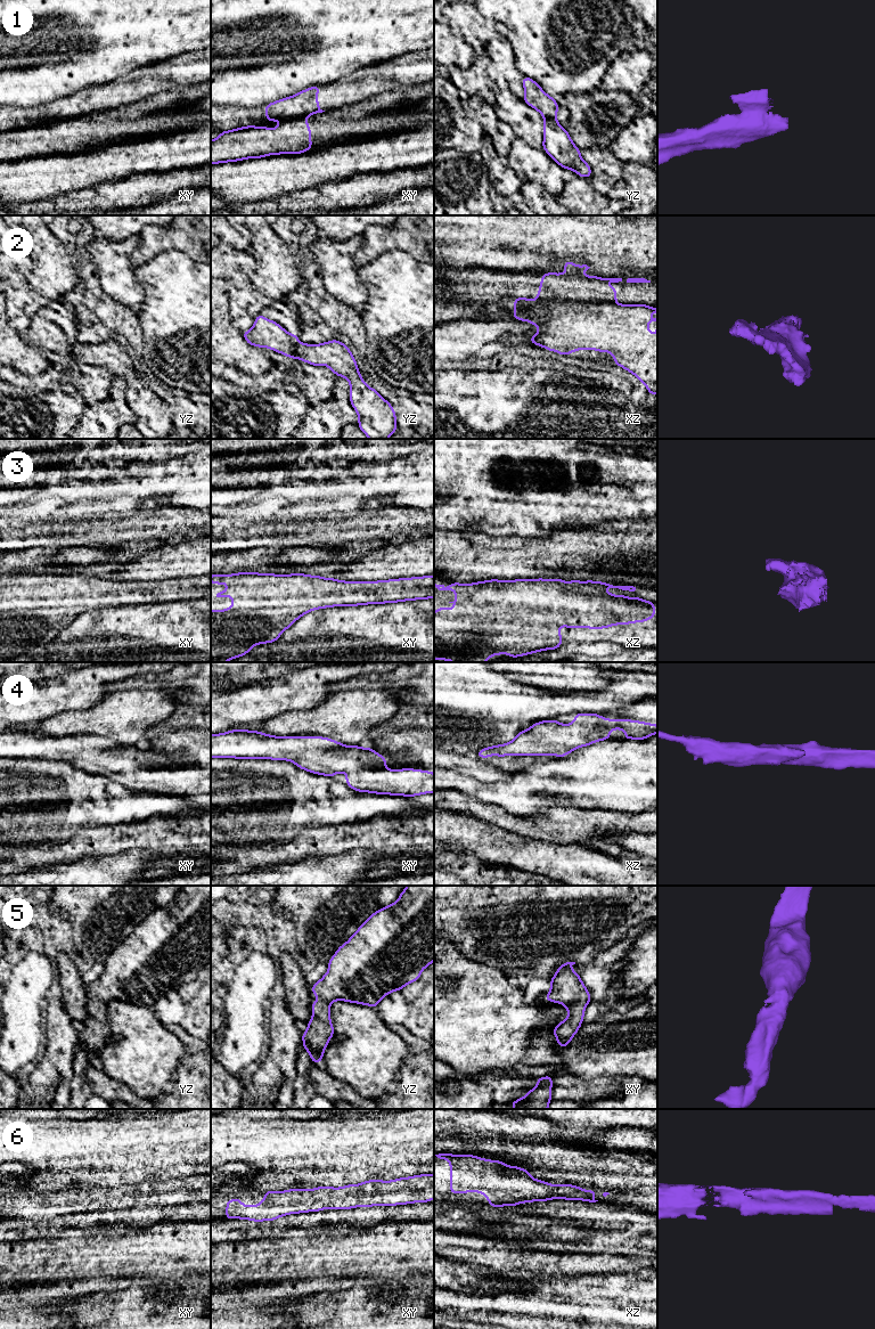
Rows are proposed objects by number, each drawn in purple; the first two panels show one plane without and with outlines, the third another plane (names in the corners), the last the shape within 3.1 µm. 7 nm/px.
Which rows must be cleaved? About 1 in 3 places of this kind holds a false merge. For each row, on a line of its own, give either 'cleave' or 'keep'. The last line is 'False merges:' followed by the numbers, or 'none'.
1: cleave
2: cleave
3: keep
4: keep
5: keep
6: keep
False merges: 1, 2

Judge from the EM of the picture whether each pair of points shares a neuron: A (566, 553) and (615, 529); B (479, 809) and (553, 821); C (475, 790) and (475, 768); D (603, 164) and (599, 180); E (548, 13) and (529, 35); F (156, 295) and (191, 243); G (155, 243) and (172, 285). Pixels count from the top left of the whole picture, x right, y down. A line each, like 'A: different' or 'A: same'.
A: same
B: same
C: different
D: same
E: same
F: different
G: different

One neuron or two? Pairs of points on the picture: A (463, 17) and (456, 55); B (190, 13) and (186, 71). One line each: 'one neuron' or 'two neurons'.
A: two neurons
B: two neurons

